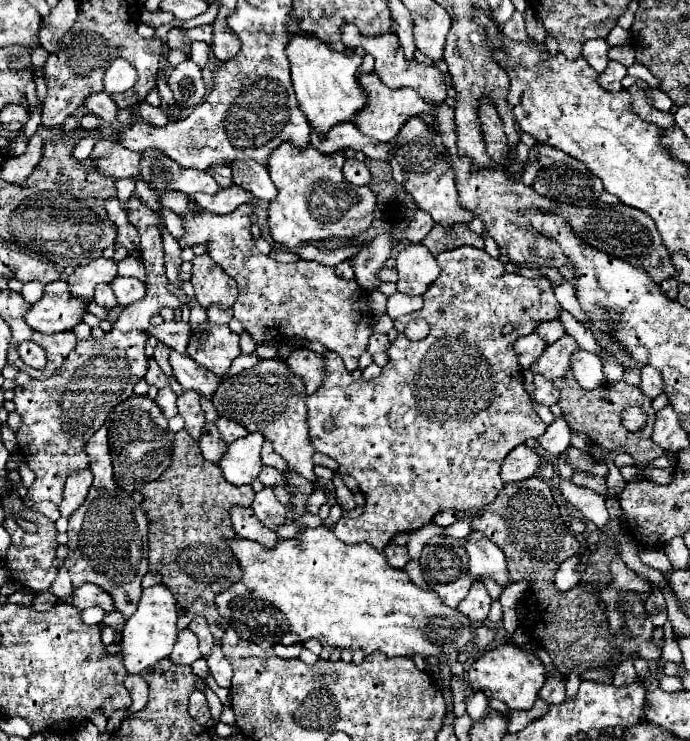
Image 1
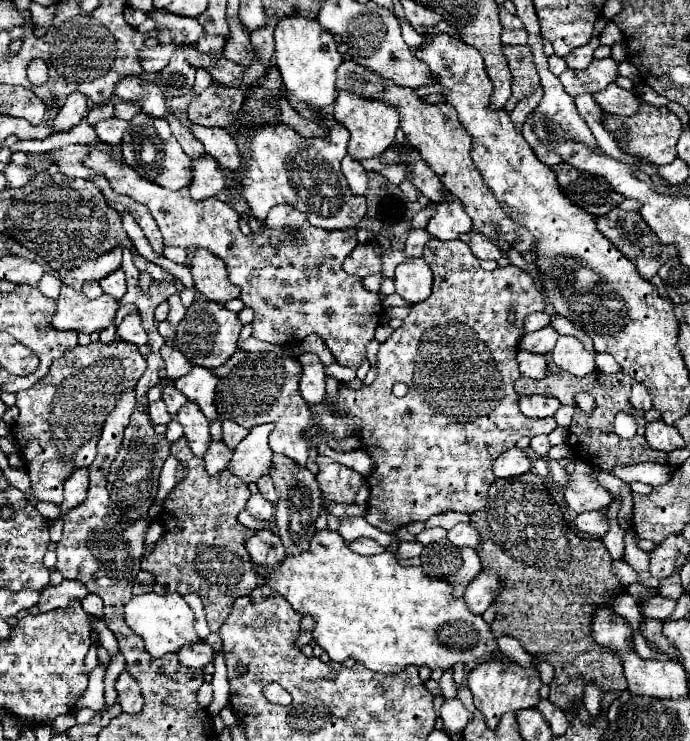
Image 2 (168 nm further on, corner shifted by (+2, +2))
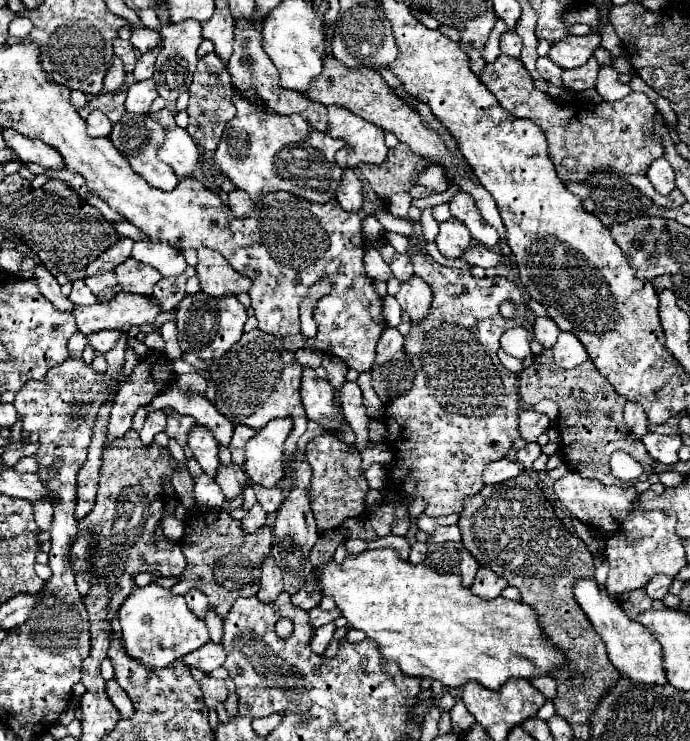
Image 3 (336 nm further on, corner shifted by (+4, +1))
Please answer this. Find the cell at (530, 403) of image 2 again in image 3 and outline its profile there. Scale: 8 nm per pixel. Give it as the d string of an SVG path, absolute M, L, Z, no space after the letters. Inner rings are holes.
M520 410L520 434L526 442L536 442L550 426L550 418L536 410Z

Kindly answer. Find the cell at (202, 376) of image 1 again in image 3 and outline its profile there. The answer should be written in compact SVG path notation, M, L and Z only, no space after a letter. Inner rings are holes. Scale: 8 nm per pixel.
M170 386L168 390L164 390L162 394L158 394L150 402L150 408L152 410L158 410L158 408L162 410L164 406L172 406L180 414L194 416L198 424L202 424L202 426L206 426L206 428L212 430L214 438L220 444L226 444L228 446L230 436L232 436L232 430L234 430L234 424L230 420L226 420L204 394L182 390L178 386Z

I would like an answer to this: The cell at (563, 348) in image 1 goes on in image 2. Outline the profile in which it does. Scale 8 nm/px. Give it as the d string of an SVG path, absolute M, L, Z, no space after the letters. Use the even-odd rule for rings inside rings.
M518 349L516 353L516 363L518 363L518 369L524 377L530 377L530 379L544 379L546 375L546 359L542 355L536 355L536 353L528 353L524 349Z

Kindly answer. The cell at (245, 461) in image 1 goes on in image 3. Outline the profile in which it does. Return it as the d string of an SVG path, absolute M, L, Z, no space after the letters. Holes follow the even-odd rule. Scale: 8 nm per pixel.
M278 418L260 428L256 436L246 442L244 474L250 482L258 482L262 486L278 484L282 478L282 448L290 428L290 418Z

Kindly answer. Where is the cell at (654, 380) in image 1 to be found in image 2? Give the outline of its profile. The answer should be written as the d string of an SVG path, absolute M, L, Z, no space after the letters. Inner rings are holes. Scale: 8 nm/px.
M634 383L632 385L632 395L630 395L630 403L636 411L648 411L652 409L652 401L650 401L650 393L642 383Z

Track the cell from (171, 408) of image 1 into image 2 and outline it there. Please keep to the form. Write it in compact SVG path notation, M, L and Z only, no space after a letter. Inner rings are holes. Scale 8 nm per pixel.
M162 401L150 403L148 415L150 415L150 421L152 421L152 425L162 425L162 423L170 423L170 413L168 413L168 409L166 409L166 405L164 405Z

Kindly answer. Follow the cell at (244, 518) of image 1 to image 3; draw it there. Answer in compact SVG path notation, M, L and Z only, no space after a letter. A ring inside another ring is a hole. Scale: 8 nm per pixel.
M266 556L262 562L262 578L260 578L260 590L258 590L258 598L262 602L270 602L274 600L280 592L284 590L282 584L282 570L276 566L272 556Z

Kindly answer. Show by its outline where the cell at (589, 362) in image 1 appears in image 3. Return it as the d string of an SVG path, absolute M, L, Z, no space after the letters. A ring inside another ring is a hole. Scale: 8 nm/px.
M560 332L558 342L554 344L554 362L560 368L570 370L570 368L580 366L586 360L588 360L588 352L582 346L582 342L570 332Z

